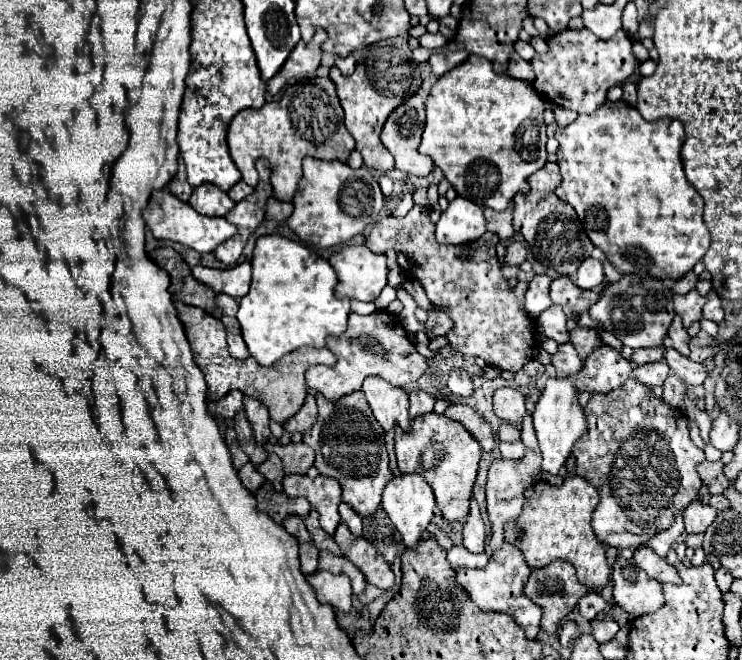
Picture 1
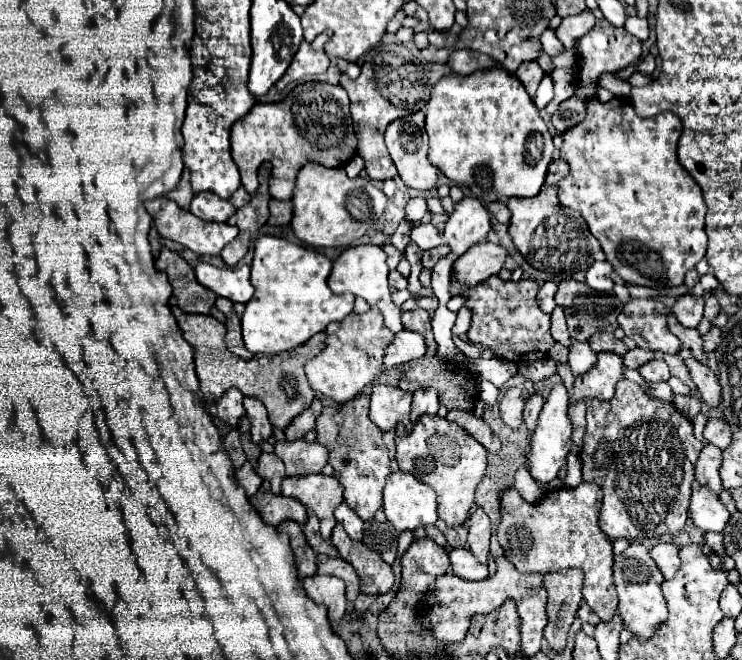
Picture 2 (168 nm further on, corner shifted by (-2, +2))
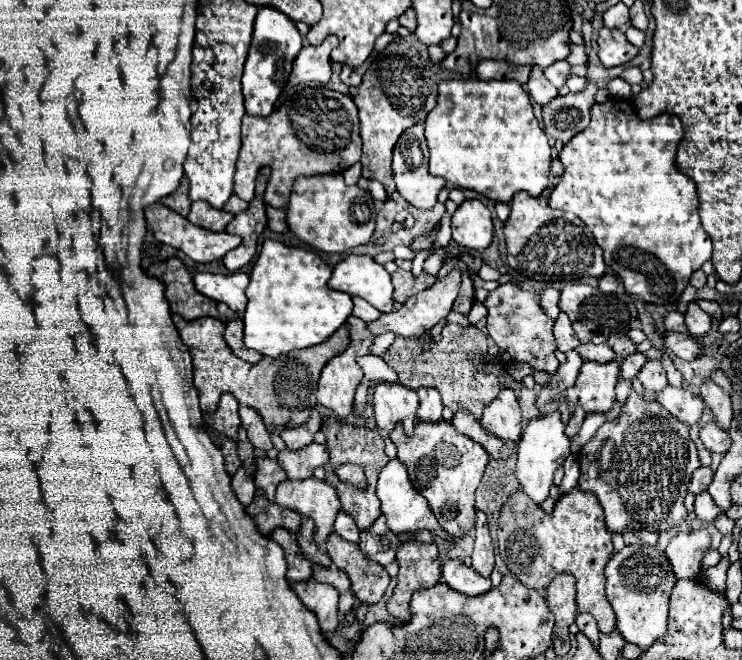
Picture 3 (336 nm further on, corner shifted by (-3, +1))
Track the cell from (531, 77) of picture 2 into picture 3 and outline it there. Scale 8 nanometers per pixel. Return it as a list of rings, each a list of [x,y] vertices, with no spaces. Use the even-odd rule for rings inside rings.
[[[534,66],[532,74],[530,74],[530,80],[528,80],[528,94],[540,106],[546,106],[548,102],[552,102],[552,98],[558,96],[558,88],[548,82],[548,78],[542,72],[542,68]]]

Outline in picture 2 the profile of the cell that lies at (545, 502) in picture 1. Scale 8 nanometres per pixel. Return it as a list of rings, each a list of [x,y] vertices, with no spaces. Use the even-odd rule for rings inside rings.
[[[579,483],[573,489],[553,489],[545,493],[537,503],[528,503],[514,487],[509,487],[500,500],[503,527],[497,527],[497,535],[505,557],[521,573],[549,573],[567,567],[581,569],[585,573],[585,603],[599,615],[601,621],[609,621],[617,611],[617,597],[611,569],[611,541],[597,525],[601,499],[603,493],[597,483]]]

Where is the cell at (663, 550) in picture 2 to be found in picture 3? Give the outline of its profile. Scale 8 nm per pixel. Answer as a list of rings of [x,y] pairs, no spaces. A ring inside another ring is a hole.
[[[700,528],[676,534],[664,554],[668,556],[676,578],[682,580],[682,578],[696,578],[700,574],[700,562],[708,548],[710,548],[710,534],[708,530]]]

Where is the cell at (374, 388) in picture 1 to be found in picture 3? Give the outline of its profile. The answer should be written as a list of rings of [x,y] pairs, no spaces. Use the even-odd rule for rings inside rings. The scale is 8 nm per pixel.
[[[380,382],[374,388],[374,418],[380,430],[392,432],[392,428],[400,422],[406,434],[412,434],[416,410],[418,394],[406,386],[400,386],[400,382]]]

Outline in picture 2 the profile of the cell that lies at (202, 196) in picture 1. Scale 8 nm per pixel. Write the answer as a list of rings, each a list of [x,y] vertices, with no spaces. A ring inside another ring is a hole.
[[[211,191],[197,193],[191,201],[191,213],[203,221],[227,221],[235,211],[237,209],[231,205],[231,201],[221,199]]]

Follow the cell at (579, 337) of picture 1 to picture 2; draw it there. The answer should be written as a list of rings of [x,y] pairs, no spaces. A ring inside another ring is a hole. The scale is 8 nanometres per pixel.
[[[595,333],[595,337],[591,337],[589,345],[591,345],[591,349],[593,349],[595,353],[611,351],[611,353],[617,353],[617,355],[625,355],[625,353],[629,351],[623,341],[615,339],[613,333]]]

